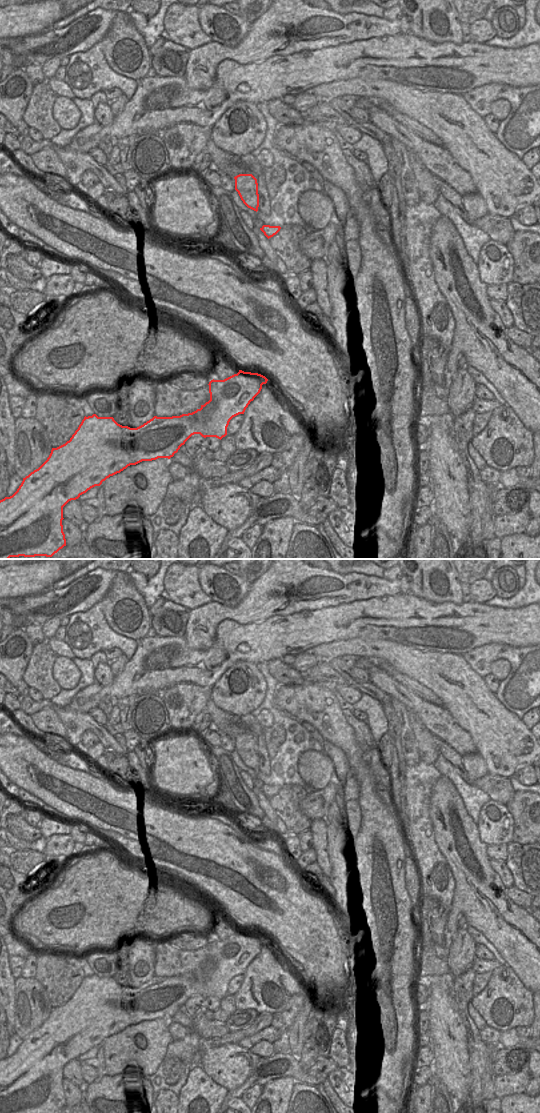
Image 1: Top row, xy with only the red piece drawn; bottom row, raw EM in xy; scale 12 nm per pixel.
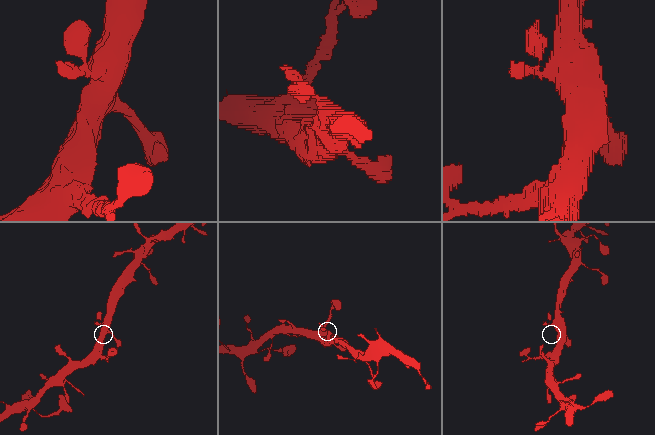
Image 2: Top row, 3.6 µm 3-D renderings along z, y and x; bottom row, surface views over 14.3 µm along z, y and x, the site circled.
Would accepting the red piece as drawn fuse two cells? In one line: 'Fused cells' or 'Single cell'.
Single cell

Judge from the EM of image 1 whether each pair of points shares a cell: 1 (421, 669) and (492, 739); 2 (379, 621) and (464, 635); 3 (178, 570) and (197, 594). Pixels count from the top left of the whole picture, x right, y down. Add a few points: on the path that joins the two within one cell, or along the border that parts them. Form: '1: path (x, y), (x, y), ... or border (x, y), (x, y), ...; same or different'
1: path (440, 681), (479, 720); same
2: path (400, 621), (413, 621), (423, 625), (443, 628); same
3: path (180, 576), (192, 588); same

